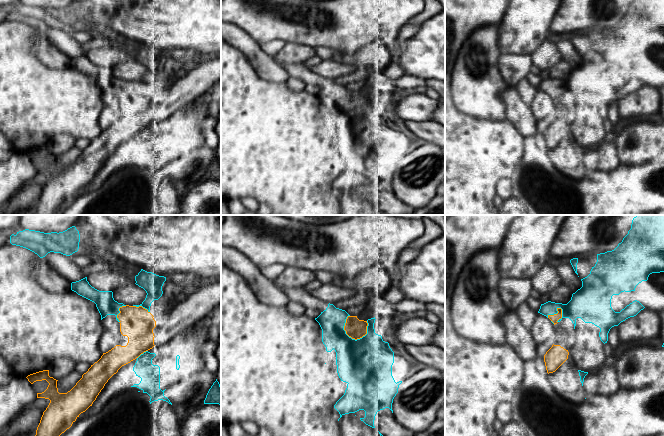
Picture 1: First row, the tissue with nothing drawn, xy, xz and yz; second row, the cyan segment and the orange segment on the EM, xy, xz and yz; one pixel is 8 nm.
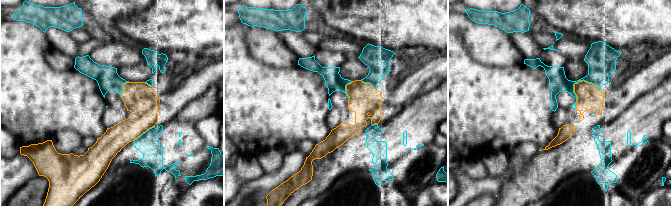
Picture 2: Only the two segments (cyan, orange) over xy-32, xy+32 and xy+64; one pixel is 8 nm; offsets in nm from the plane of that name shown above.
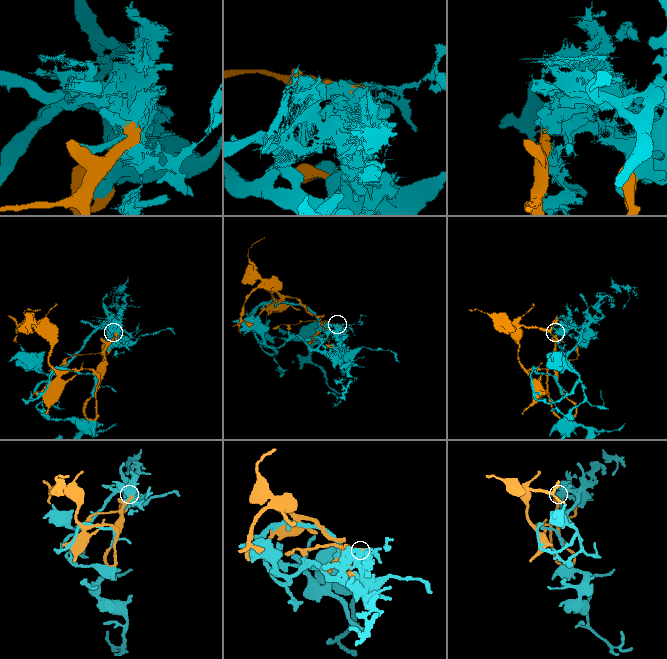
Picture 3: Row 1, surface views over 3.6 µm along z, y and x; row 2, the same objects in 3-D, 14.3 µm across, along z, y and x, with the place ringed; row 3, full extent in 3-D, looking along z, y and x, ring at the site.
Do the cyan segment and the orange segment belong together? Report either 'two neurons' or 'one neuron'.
two neurons

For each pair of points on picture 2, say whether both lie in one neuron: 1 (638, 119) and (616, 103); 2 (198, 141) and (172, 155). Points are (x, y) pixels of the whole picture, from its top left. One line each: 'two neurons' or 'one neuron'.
1: two neurons
2: one neuron

